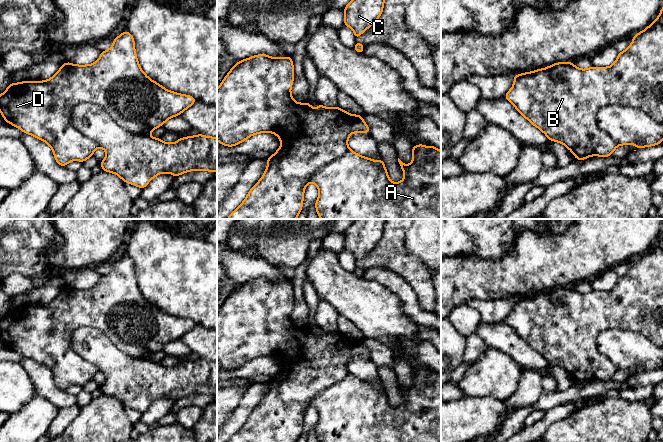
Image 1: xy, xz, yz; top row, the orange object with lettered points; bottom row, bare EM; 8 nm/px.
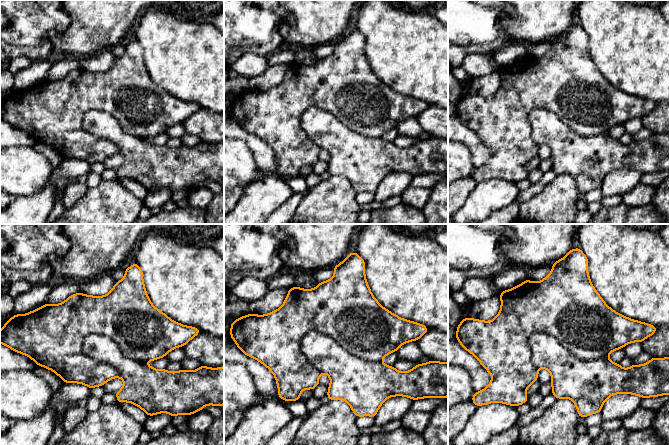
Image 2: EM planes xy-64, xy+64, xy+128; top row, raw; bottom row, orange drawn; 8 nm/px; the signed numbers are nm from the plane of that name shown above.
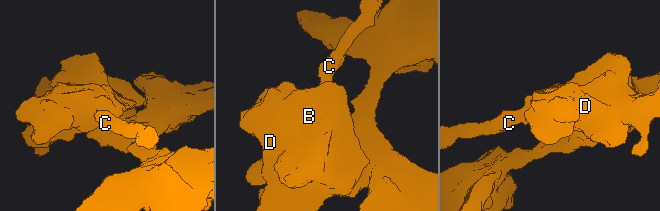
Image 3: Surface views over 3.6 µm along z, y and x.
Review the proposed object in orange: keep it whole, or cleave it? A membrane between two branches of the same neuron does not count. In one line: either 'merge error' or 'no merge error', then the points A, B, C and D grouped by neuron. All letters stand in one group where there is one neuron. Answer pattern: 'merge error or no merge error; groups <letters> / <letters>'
merge error; groups A / B C D

